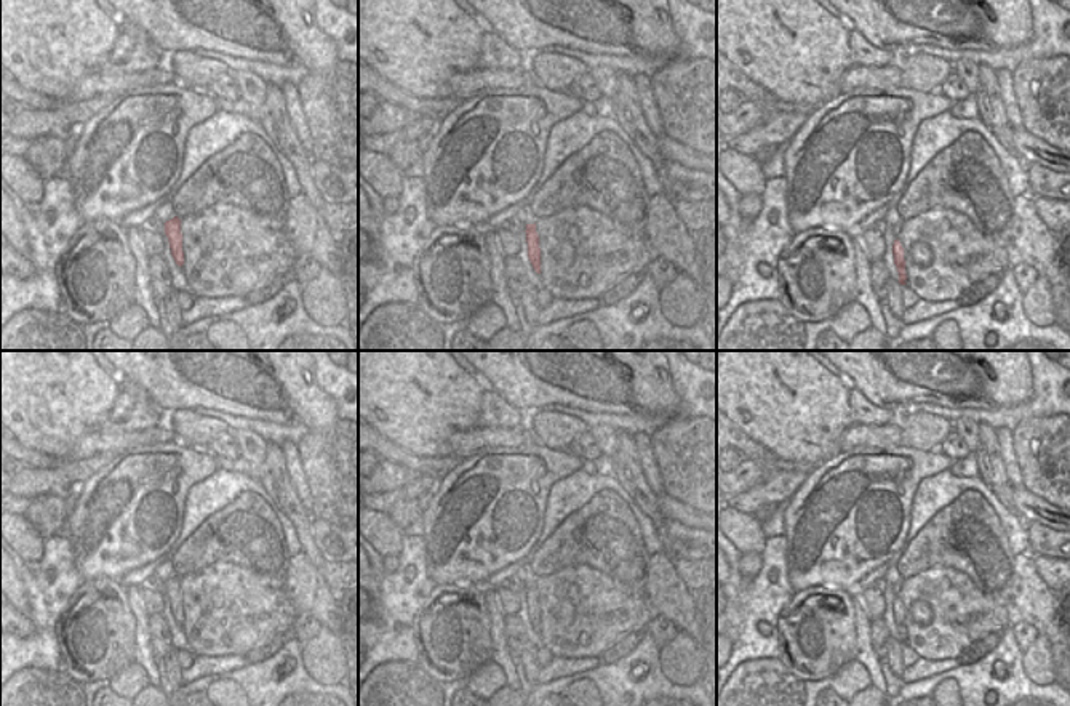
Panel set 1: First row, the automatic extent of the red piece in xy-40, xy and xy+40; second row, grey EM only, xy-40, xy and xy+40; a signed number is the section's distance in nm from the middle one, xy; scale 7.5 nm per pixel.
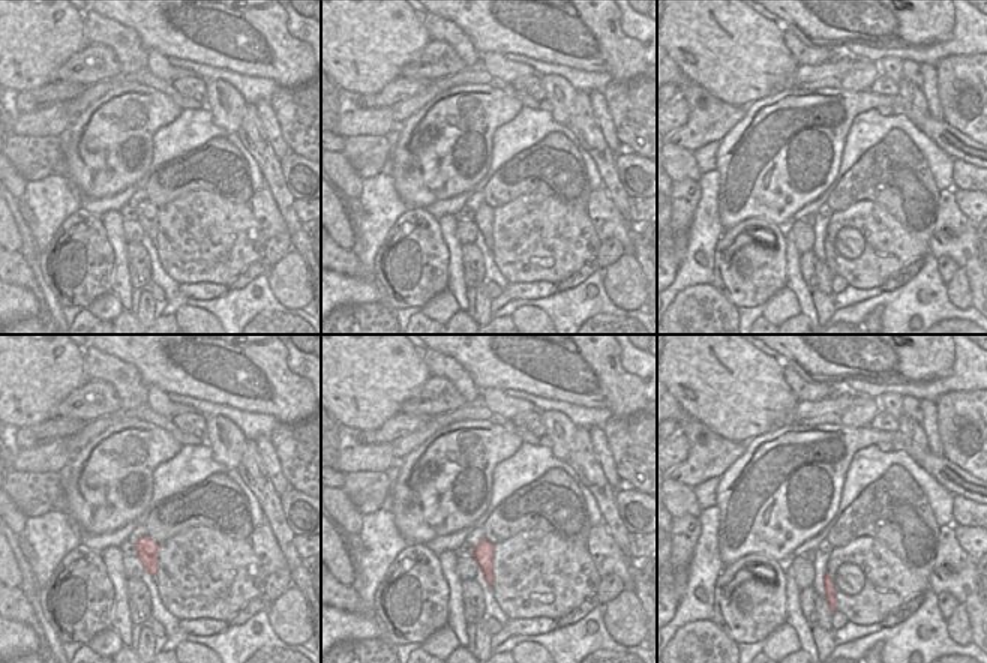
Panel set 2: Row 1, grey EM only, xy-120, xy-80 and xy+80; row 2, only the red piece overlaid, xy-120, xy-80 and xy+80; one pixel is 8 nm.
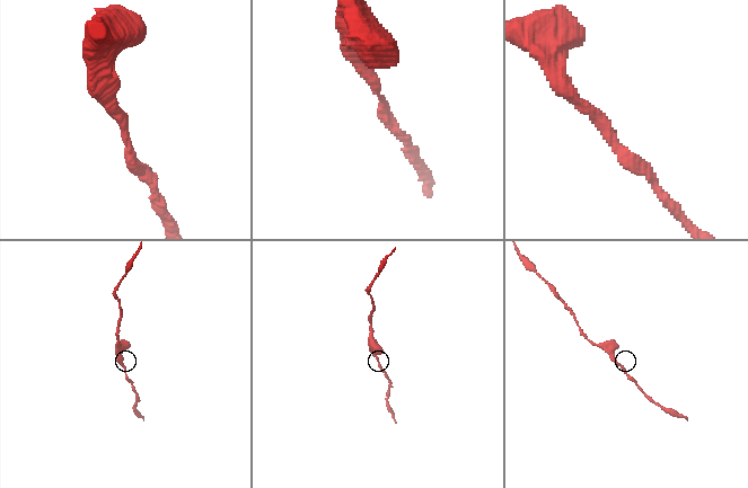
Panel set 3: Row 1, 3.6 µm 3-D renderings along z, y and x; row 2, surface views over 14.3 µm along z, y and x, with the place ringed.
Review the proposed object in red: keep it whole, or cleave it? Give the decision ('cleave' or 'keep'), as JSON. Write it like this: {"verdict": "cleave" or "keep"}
{"verdict": "keep"}

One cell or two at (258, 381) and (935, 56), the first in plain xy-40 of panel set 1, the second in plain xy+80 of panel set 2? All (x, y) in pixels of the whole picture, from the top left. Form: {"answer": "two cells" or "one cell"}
{"answer": "two cells"}

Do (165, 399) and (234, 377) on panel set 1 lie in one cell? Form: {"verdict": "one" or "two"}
{"verdict": "one"}

